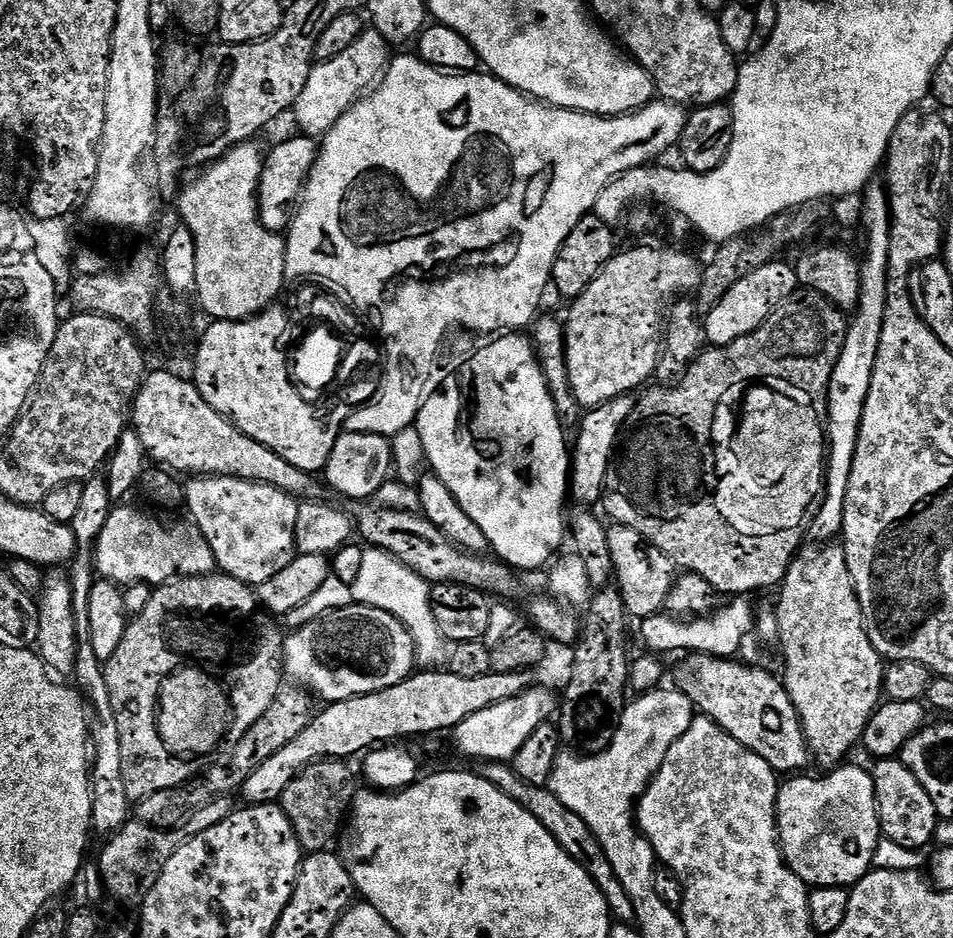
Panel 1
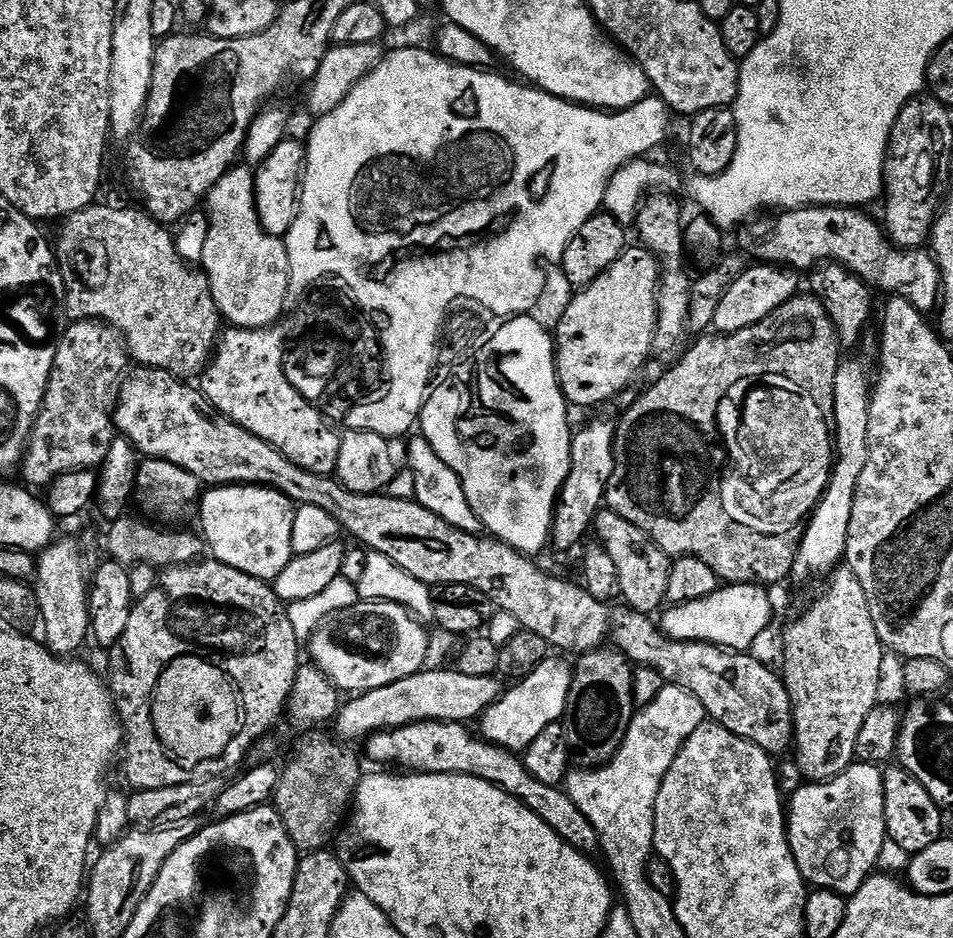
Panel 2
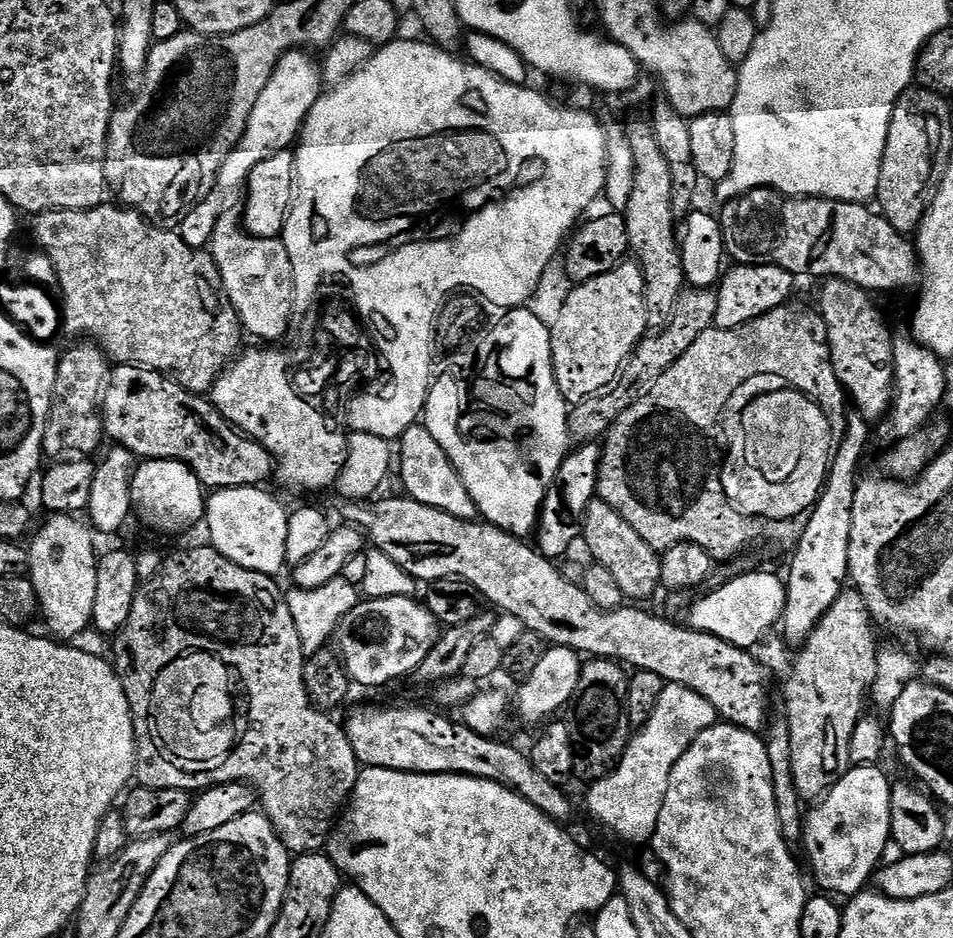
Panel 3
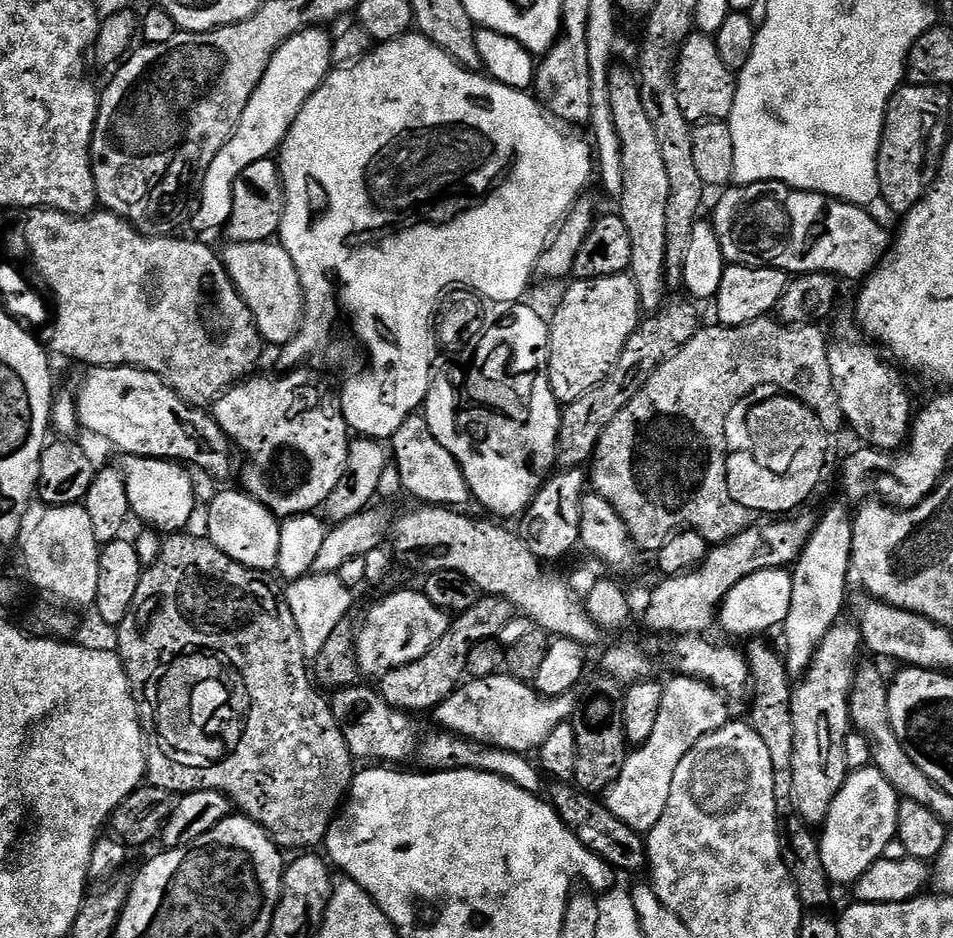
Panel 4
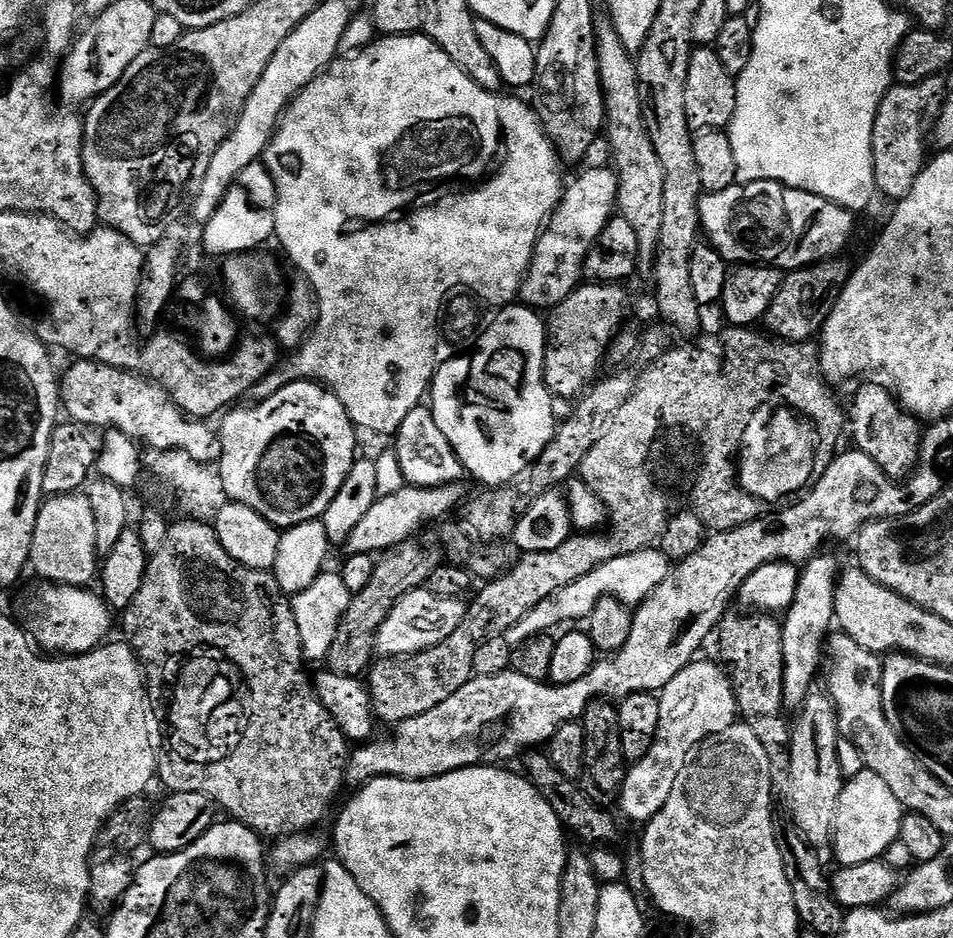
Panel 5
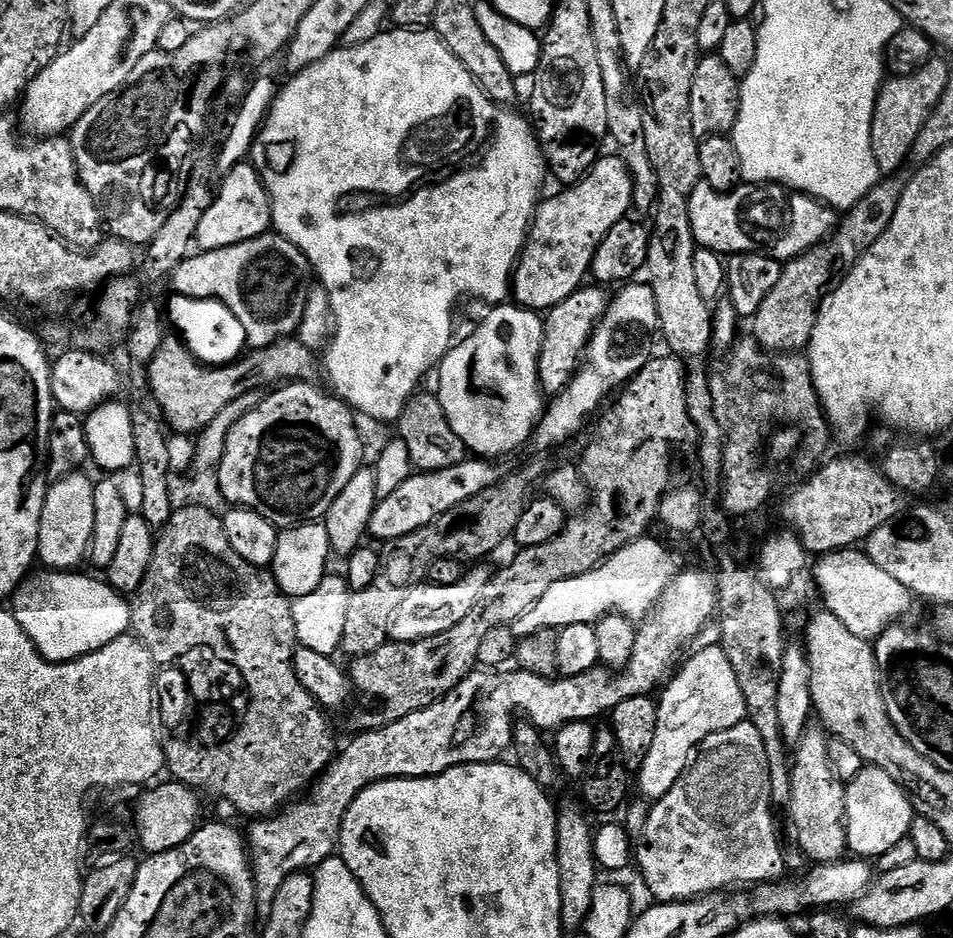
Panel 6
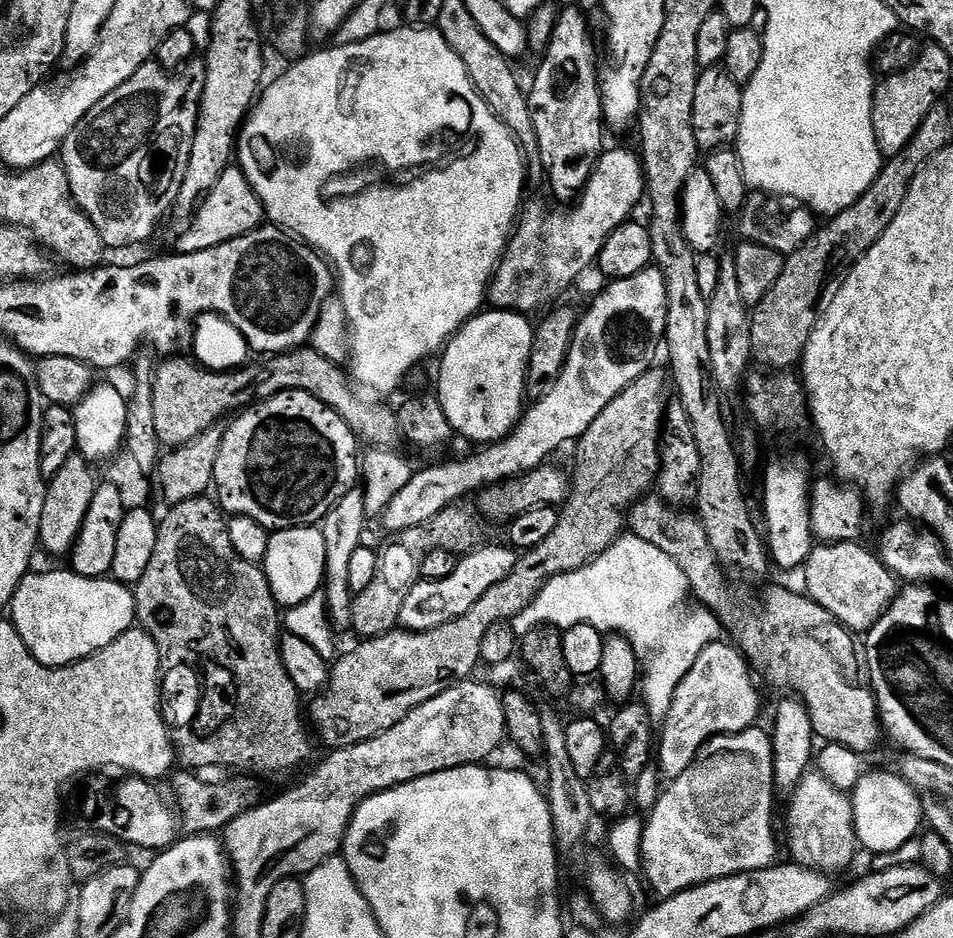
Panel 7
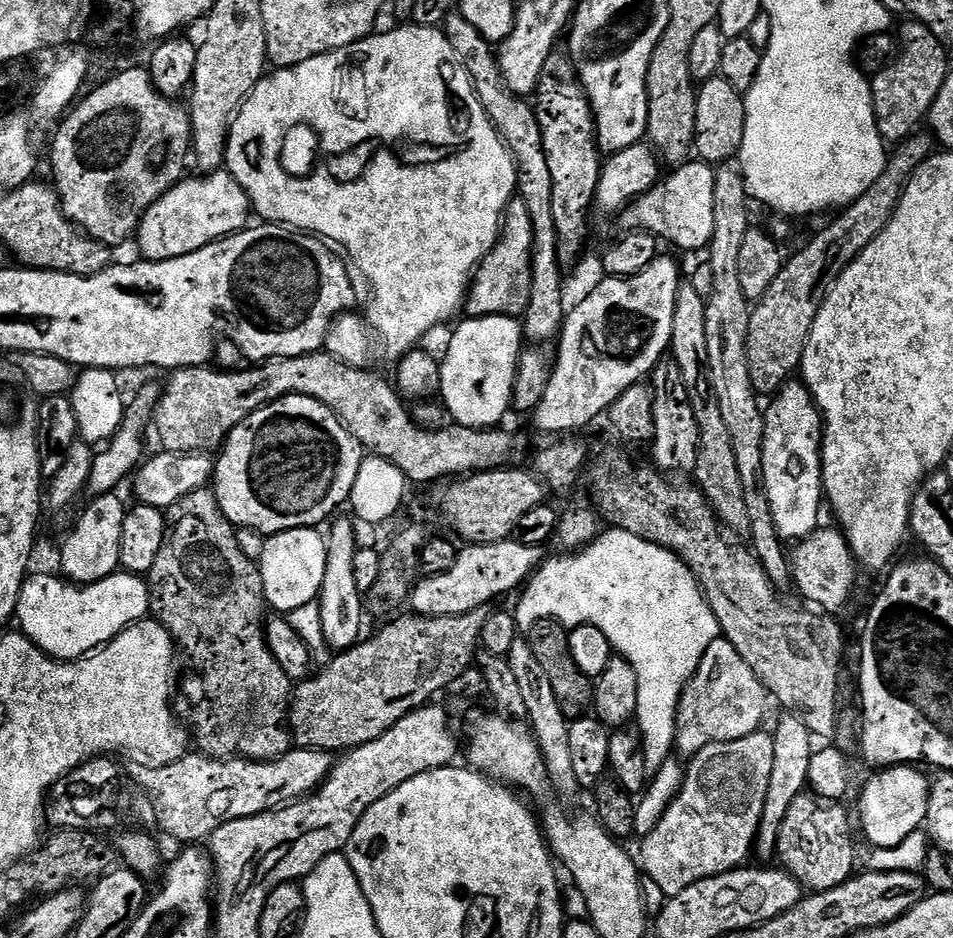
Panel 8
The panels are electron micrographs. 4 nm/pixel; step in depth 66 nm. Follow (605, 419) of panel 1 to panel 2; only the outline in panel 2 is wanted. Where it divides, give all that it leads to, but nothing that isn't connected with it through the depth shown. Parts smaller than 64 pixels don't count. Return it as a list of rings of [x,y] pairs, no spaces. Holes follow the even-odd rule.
[[[592,420],[584,429],[572,437],[572,457],[566,482],[560,487],[560,496],[556,500],[556,510],[552,518],[551,547],[560,552],[568,552],[576,543],[585,539],[584,535],[593,531],[596,515],[605,503],[604,495],[614,472],[614,442],[616,424],[608,420]]]

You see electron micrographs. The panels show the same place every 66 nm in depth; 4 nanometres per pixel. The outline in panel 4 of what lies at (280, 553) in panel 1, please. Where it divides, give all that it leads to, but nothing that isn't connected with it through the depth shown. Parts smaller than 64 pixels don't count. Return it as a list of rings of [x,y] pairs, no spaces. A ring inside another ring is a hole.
[[[243,490],[220,492],[211,499],[209,510],[209,532],[211,540],[222,554],[234,558],[247,568],[271,573],[278,562],[278,542],[282,542],[281,521],[262,502]]]

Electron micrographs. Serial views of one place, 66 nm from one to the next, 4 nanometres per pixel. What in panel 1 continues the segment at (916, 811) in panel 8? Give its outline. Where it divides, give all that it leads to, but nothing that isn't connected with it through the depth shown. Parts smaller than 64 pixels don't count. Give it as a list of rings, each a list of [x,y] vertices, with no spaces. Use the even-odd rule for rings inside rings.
[[[837,766],[827,774],[820,774],[824,776],[808,776],[809,774],[800,774],[795,778],[788,778],[788,780],[779,785],[778,791],[776,793],[776,829],[778,830],[778,834],[780,835],[780,853],[784,855],[784,861],[787,862],[788,868],[790,870],[794,870],[794,874],[798,874],[798,878],[802,878],[802,882],[809,886],[815,886],[817,888],[846,888],[851,889],[853,886],[857,884],[858,881],[862,879],[863,876],[867,876],[870,869],[872,868],[872,859],[874,858],[874,850],[880,844],[882,839],[882,833],[880,830],[880,819],[878,818],[878,810],[876,809],[876,795],[874,794],[874,782],[872,781],[871,771],[867,767],[865,768],[844,768],[845,766]]]

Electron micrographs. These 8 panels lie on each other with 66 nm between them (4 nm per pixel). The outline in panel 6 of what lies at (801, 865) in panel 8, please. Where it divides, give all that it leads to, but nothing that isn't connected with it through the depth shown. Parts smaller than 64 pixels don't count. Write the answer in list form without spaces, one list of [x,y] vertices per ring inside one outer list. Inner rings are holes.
[[[812,726],[794,748],[792,785],[790,786],[790,827],[813,865],[832,864],[845,859],[848,852],[846,822],[846,784],[836,776],[830,762],[829,735],[823,727]]]

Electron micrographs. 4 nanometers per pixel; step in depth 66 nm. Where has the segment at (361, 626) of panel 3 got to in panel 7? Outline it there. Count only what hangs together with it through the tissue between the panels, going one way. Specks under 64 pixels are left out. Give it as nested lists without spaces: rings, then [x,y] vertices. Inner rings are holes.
[[[503,543],[481,546],[475,552],[470,552],[460,556],[458,566],[450,578],[441,580],[421,580],[410,590],[406,602],[402,602],[402,614],[400,624],[408,630],[419,630],[422,628],[433,628],[442,626],[470,610],[490,590],[490,586],[498,586],[510,570],[514,570],[518,559],[517,553],[511,547]]]

